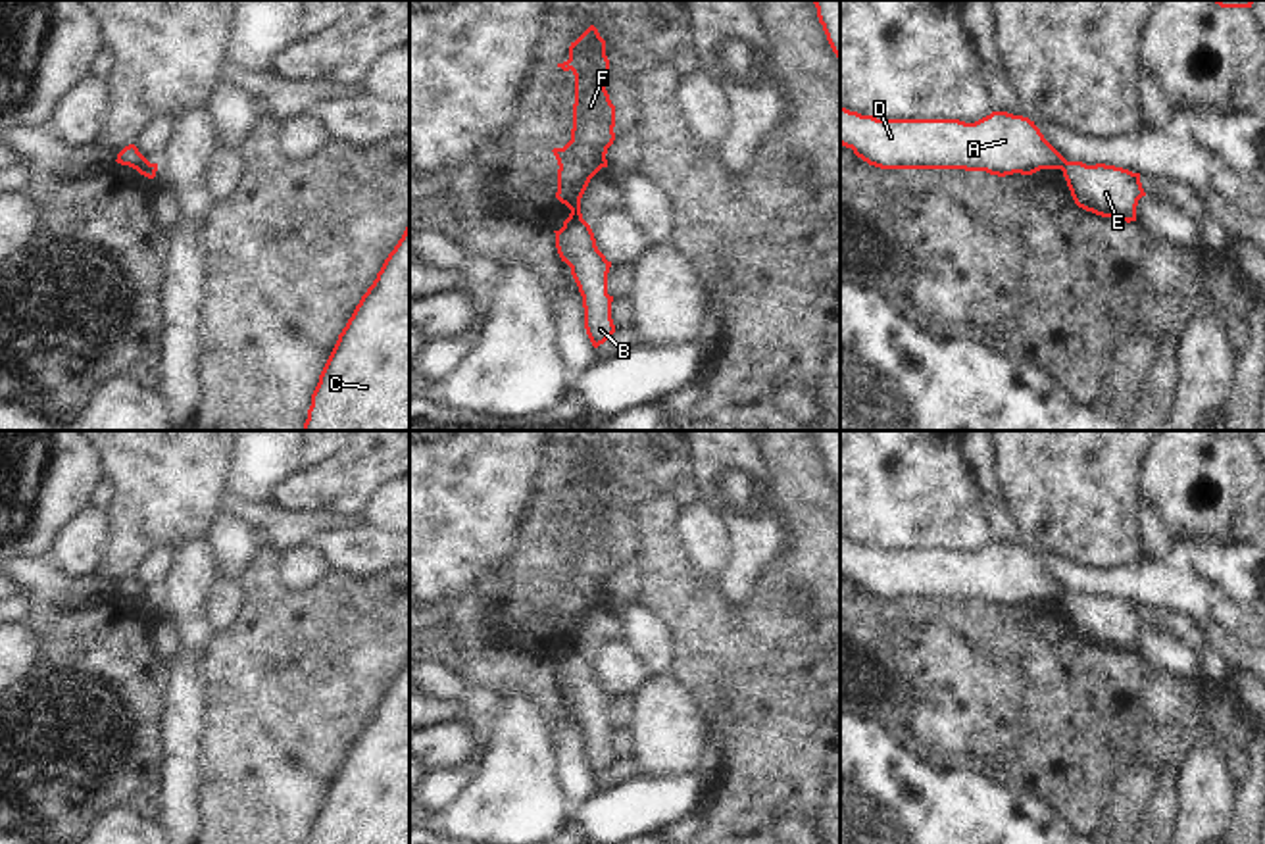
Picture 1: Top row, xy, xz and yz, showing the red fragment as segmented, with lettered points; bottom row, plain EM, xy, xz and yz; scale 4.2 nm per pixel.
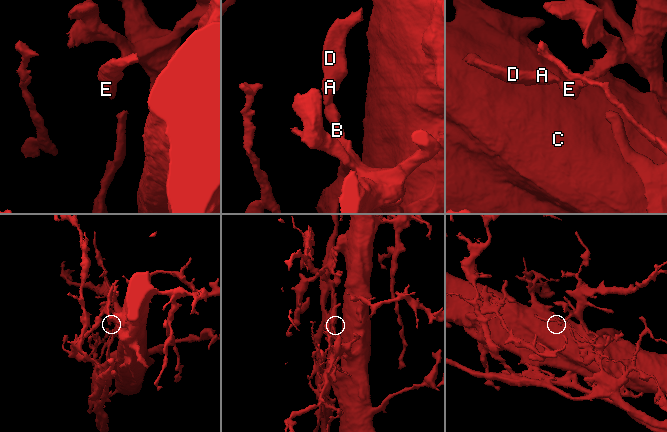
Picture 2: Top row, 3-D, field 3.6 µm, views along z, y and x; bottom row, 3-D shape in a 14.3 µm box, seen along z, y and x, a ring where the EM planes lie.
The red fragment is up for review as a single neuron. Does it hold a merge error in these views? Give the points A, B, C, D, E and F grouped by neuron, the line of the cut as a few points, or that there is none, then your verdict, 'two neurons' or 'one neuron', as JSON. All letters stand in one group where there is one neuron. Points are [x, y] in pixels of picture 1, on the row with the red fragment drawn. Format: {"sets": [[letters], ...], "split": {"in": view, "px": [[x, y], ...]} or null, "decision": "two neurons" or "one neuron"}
{"sets": [["A", "D", "F"], ["B", "C", "E"]], "split": {"in": "xz", "px": [[581, 218], [564, 227]]}, "decision": "two neurons"}

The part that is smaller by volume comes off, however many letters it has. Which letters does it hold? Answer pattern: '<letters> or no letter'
A, D, F

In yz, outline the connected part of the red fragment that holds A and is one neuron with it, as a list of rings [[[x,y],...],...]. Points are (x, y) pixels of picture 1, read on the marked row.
[[[840,108],[840,144],[881,169],[965,169],[1005,177],[1067,165],[1034,121],[1007,112],[992,112],[975,123],[965,123],[959,119],[877,119]]]

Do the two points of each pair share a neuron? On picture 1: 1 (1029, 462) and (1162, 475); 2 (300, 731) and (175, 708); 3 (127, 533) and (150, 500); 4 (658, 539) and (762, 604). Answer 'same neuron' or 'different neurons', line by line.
1: different neurons
2: different neurons
3: same neuron
4: same neuron

